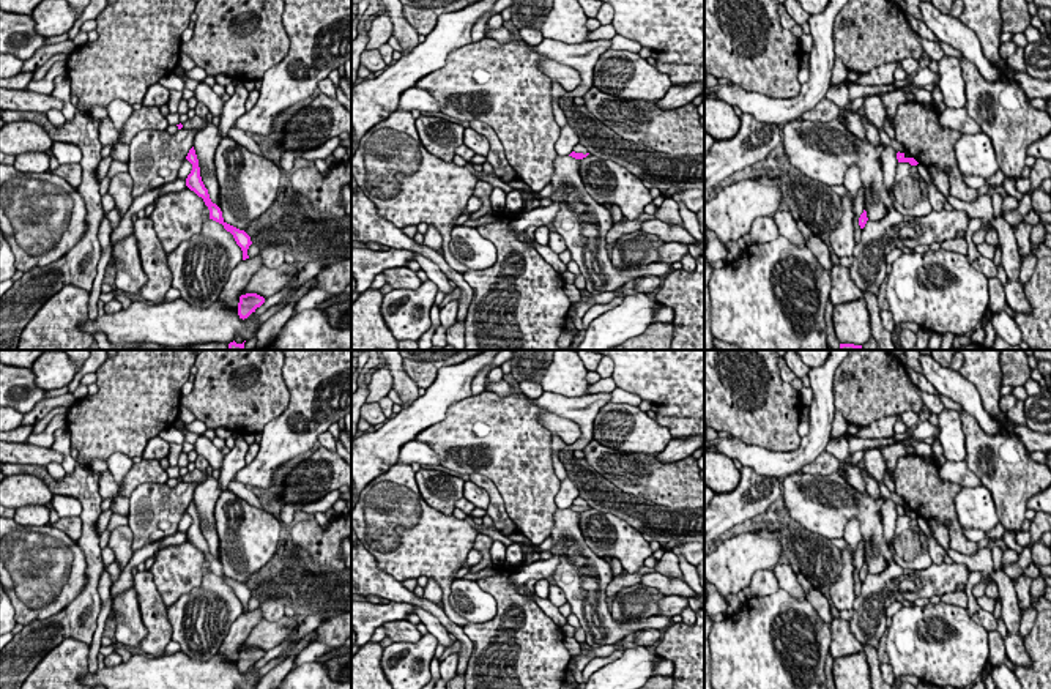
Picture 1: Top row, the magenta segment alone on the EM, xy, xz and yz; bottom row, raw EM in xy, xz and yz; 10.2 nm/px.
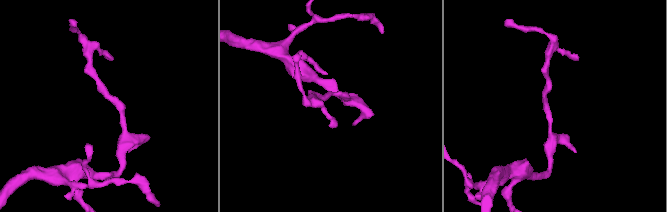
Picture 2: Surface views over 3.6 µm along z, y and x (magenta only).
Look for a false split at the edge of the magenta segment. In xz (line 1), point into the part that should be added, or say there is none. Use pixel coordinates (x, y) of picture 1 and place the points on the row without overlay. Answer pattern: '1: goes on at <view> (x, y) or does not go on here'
1: does not go on here

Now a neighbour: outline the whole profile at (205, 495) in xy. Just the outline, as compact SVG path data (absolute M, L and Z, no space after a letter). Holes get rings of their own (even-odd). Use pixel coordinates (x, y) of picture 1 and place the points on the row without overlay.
M211 475L197 484L192 500L199 512L200 528L203 523L216 527L214 506L221 493L221 481Z

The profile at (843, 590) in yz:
M851 519L843 533L846 547L841 549L843 569L830 590L830 598L838 610L852 610L856 599L856 577L852 555L857 544L862 541L860 525L857 519Z

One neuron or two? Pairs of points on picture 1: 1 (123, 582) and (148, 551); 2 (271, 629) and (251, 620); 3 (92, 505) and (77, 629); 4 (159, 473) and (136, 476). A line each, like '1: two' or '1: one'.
1: one
2: two
3: one
4: one

